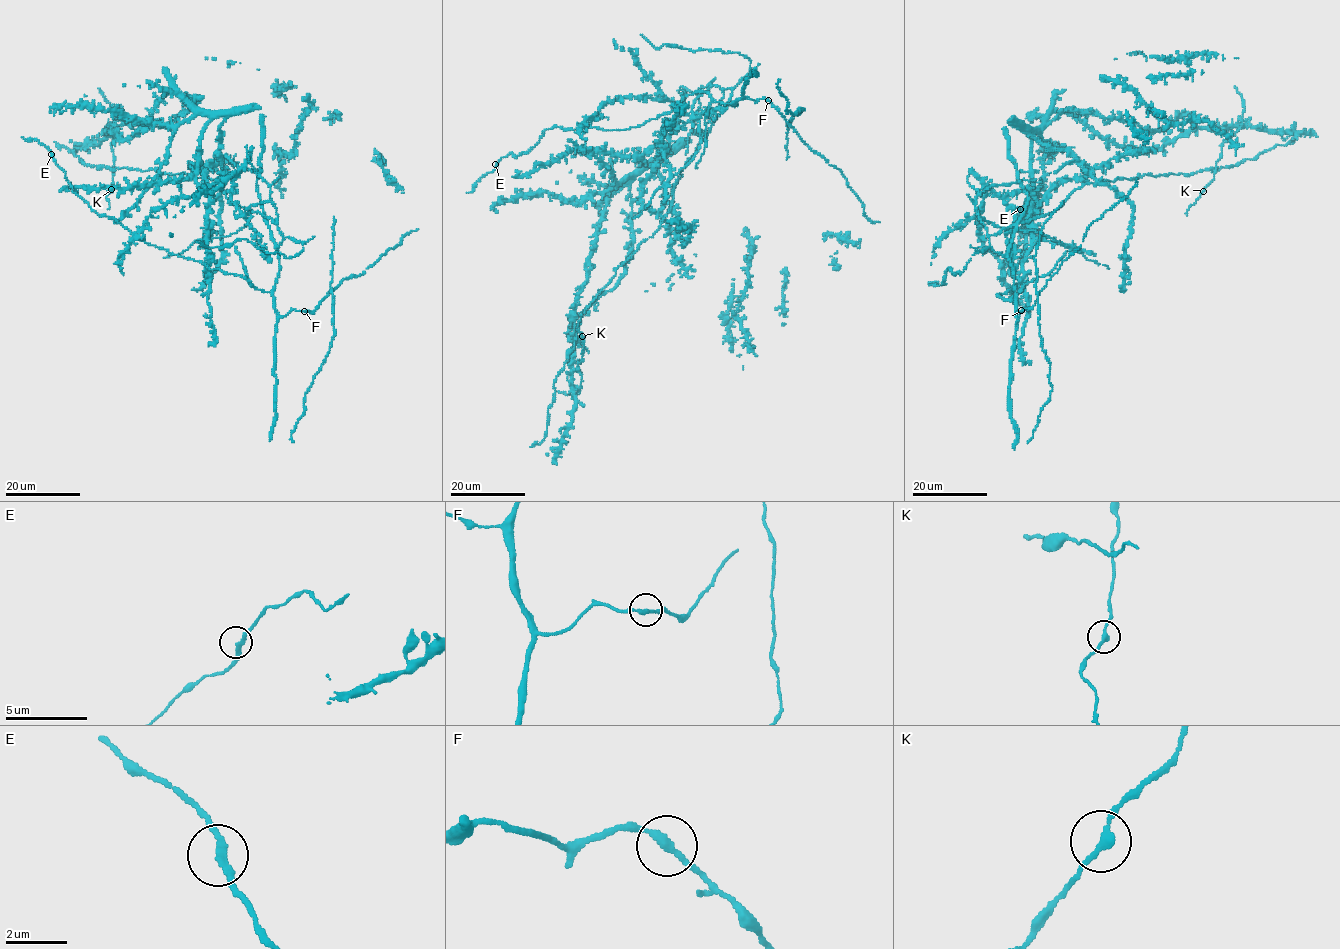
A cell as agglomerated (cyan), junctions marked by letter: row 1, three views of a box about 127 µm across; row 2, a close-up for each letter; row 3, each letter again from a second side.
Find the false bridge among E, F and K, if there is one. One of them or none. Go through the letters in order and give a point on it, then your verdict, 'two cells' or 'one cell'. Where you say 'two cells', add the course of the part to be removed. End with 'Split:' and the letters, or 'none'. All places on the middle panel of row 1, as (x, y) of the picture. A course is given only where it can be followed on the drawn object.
E: (495, 164) | one cell
F: (768, 100) | one cell
K: (582, 336) | one cell
Split: none

